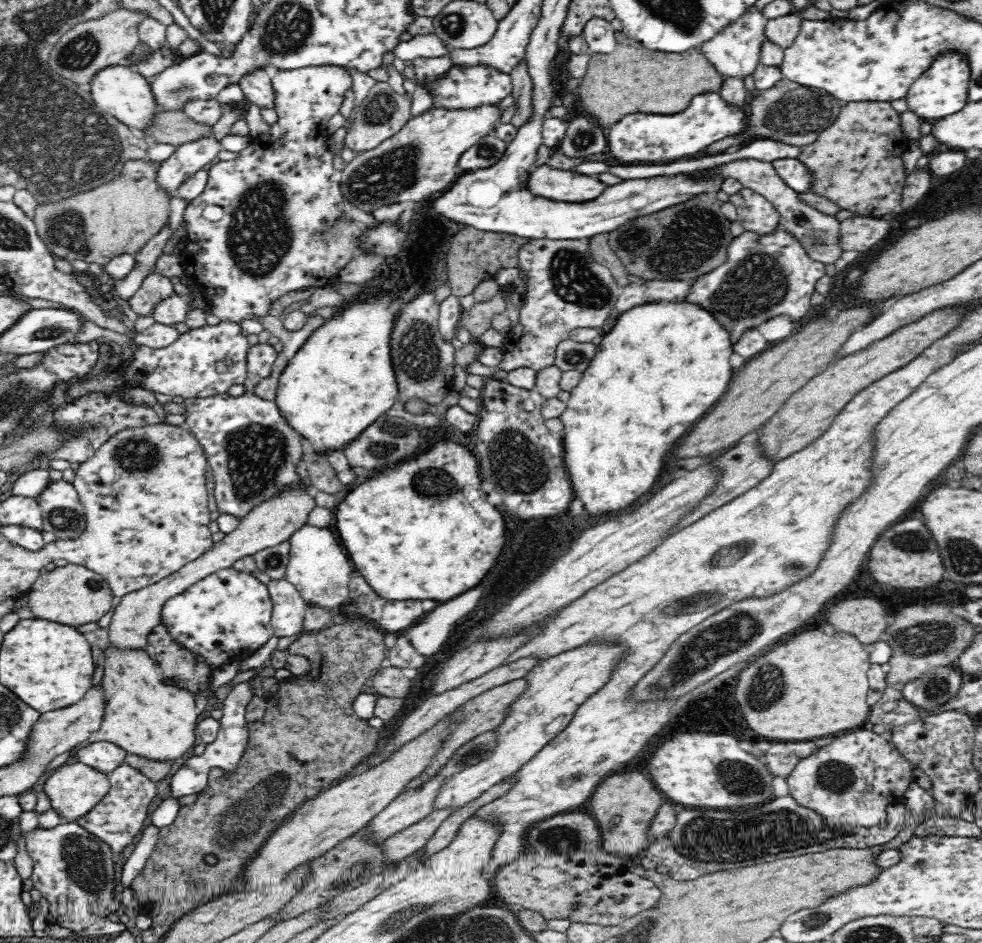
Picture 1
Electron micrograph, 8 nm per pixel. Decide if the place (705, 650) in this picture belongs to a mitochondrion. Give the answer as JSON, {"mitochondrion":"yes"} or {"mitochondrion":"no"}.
{"mitochondrion":"yes"}

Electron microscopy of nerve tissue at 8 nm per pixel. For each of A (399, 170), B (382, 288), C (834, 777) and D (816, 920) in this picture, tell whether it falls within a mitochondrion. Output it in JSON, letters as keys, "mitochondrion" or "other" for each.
{"A":"mitochondrion","B":"other","C":"mitochondrion","D":"mitochondrion"}

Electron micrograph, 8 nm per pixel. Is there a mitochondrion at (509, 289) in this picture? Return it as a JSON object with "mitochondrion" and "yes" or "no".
{"mitochondrion":"no"}

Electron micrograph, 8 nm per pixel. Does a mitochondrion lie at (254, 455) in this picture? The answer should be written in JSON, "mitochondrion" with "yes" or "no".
{"mitochondrion":"yes"}

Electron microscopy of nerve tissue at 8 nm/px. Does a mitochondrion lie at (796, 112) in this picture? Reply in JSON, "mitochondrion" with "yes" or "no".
{"mitochondrion":"yes"}

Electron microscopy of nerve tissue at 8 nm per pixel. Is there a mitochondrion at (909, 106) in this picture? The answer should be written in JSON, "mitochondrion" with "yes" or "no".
{"mitochondrion":"no"}

